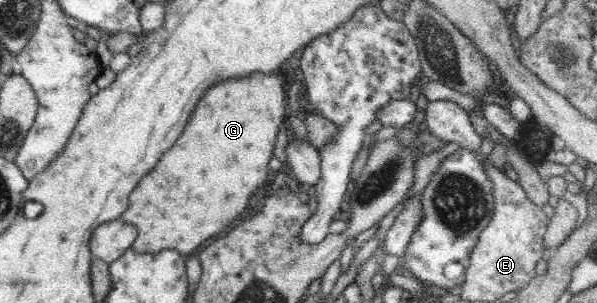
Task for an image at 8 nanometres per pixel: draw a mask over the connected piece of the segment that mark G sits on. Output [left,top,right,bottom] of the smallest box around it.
[119,73,288,255]

